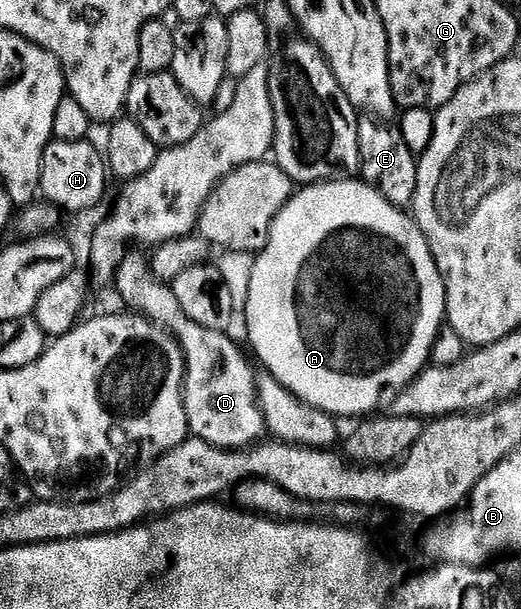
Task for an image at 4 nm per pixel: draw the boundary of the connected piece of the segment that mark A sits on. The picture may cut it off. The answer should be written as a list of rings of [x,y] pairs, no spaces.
[[[334,179],[324,183],[318,183],[316,185],[307,185],[298,188],[294,192],[293,196],[290,197],[289,201],[279,211],[279,215],[274,219],[273,226],[269,232],[269,241],[265,245],[265,248],[260,253],[256,254],[255,260],[257,261],[253,265],[253,270],[249,273],[249,298],[245,301],[245,325],[249,328],[249,341],[253,344],[252,352],[257,352],[256,360],[262,361],[265,364],[264,368],[273,376],[275,379],[279,379],[279,383],[283,383],[283,387],[287,387],[292,391],[299,399],[303,399],[311,407],[321,409],[325,413],[336,415],[338,418],[342,417],[357,417],[360,418],[362,415],[369,415],[374,412],[373,409],[381,401],[381,396],[384,395],[388,389],[392,391],[400,391],[405,386],[412,383],[412,381],[419,376],[422,369],[426,368],[430,364],[431,355],[433,351],[433,345],[436,343],[437,337],[440,335],[442,326],[446,324],[447,318],[445,316],[445,284],[441,278],[441,273],[437,269],[435,259],[431,255],[429,250],[429,244],[427,239],[423,235],[423,231],[418,227],[417,222],[413,220],[412,216],[404,208],[393,205],[387,199],[383,199],[383,195],[379,195],[372,187],[366,185],[364,180],[361,179]]]

